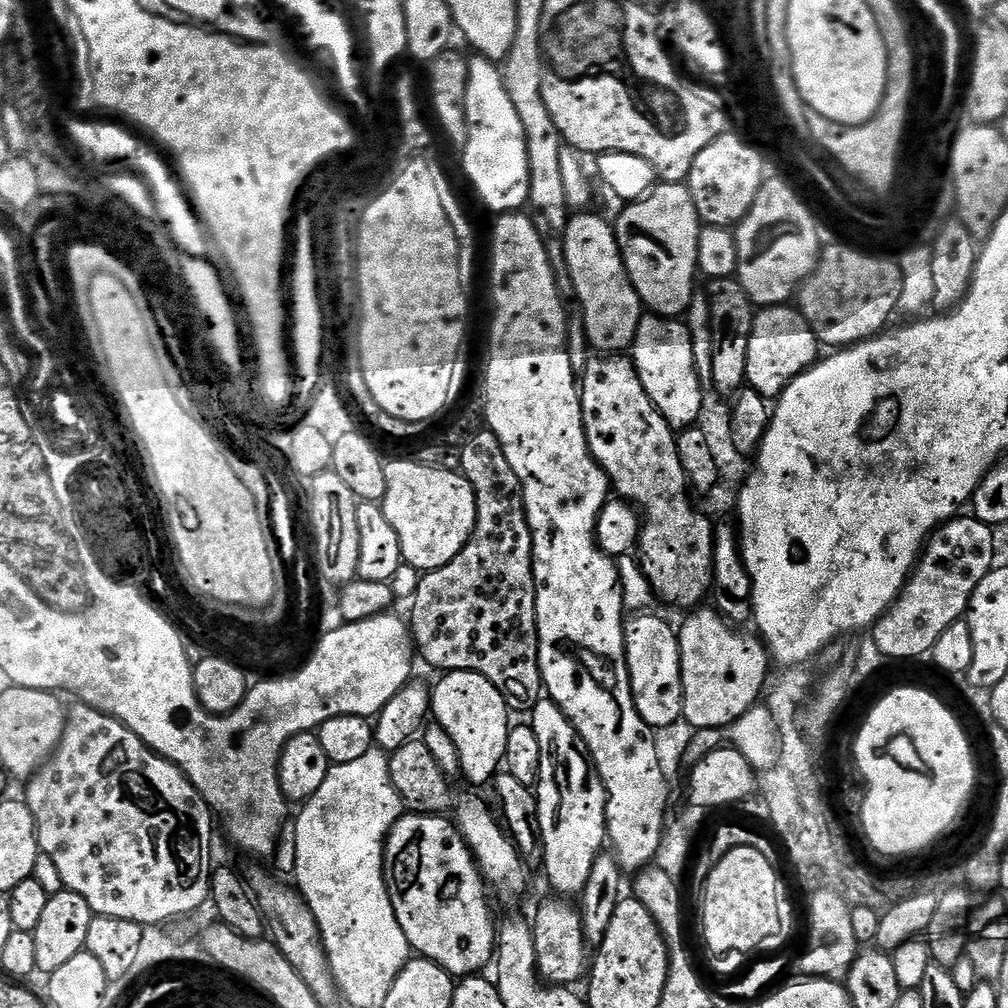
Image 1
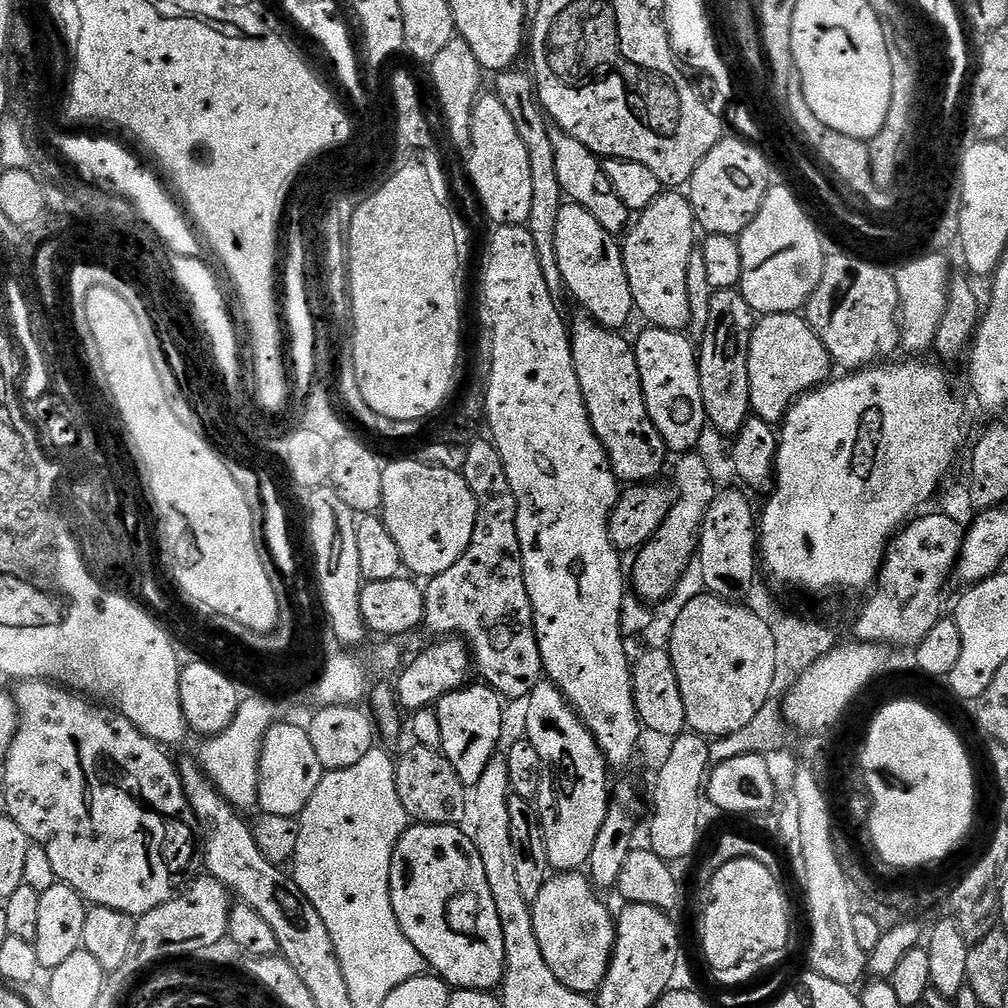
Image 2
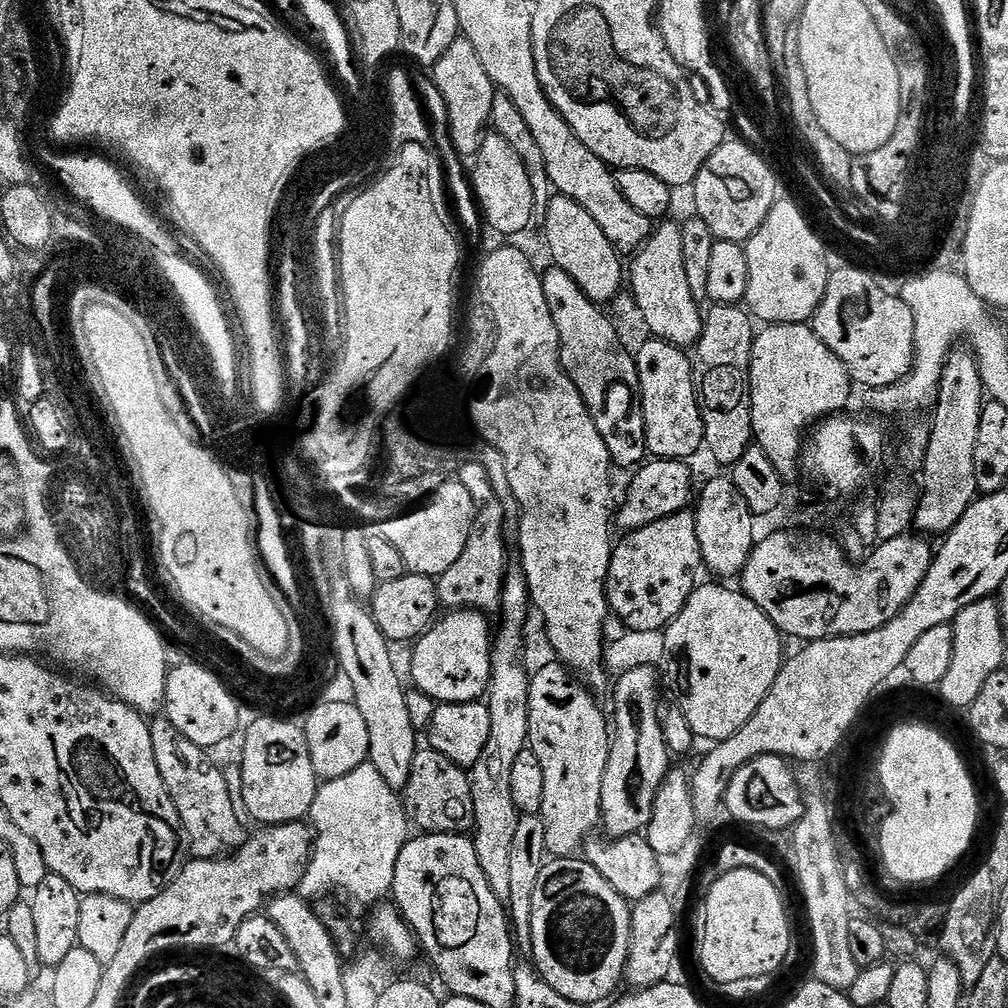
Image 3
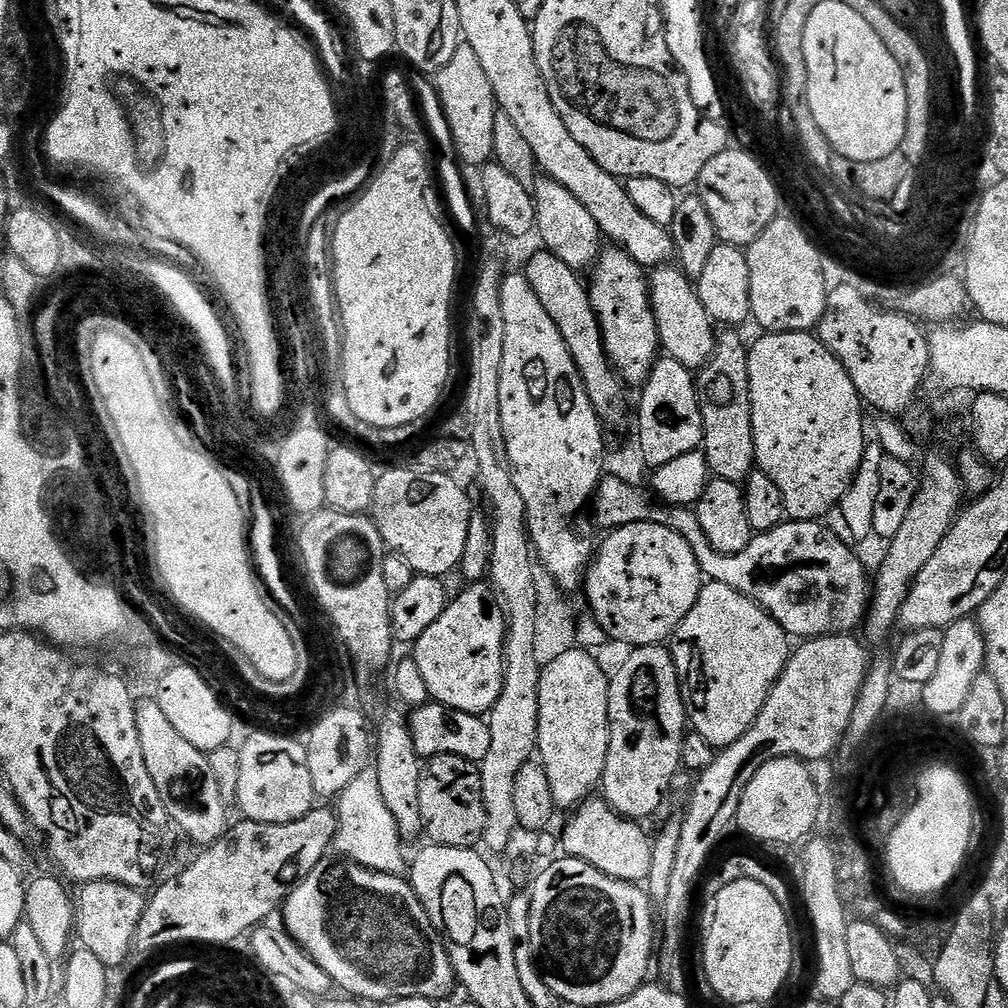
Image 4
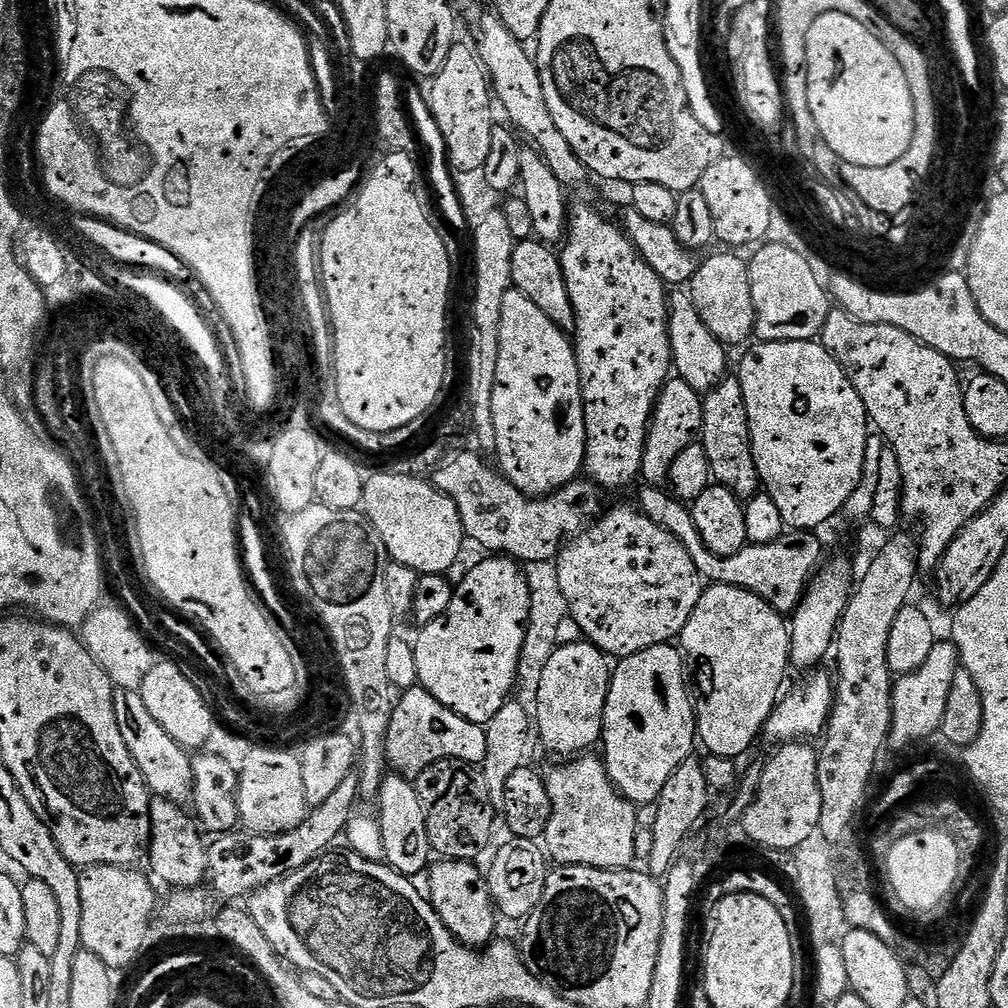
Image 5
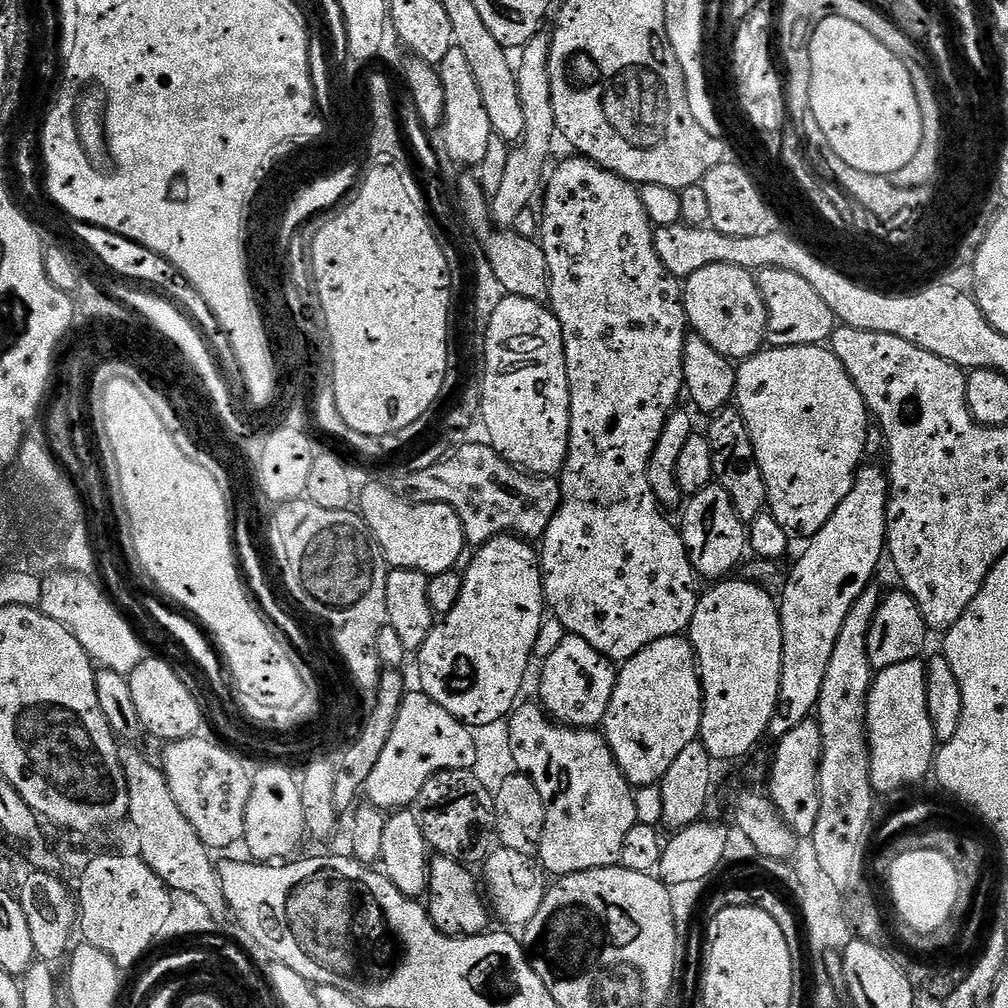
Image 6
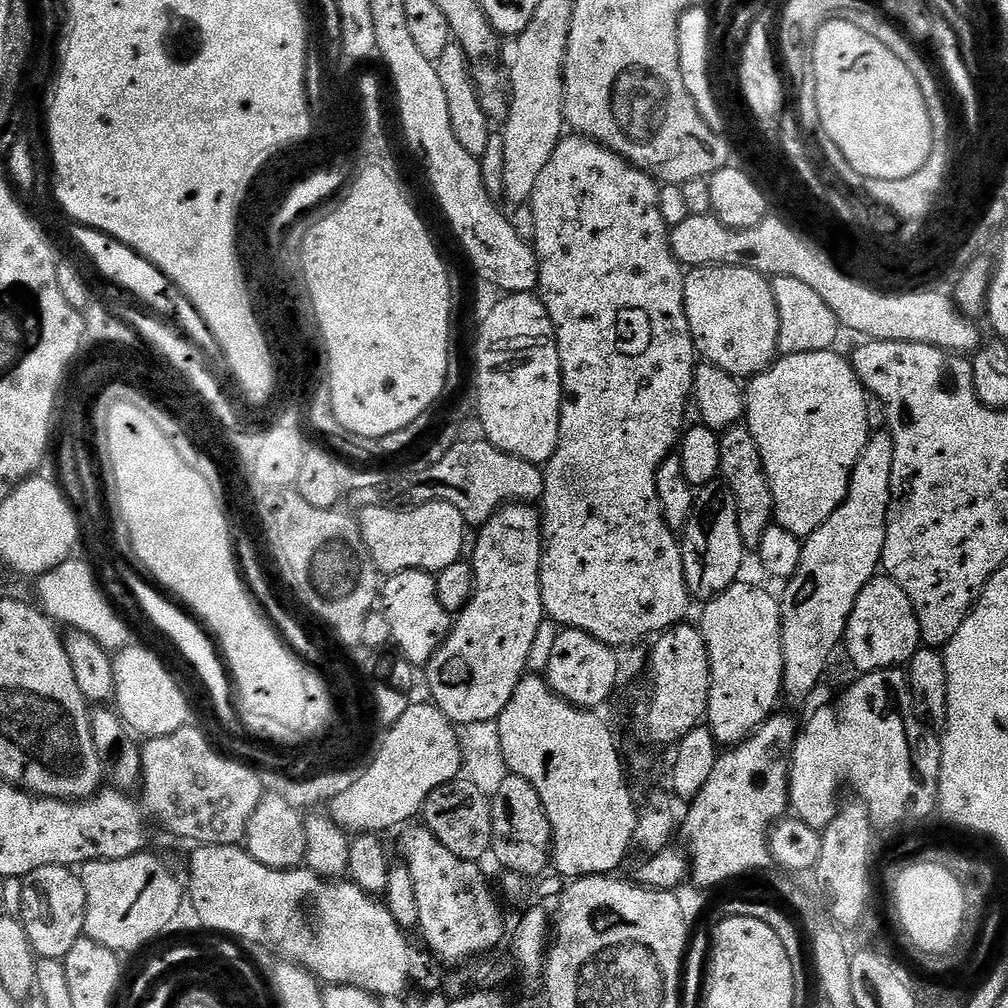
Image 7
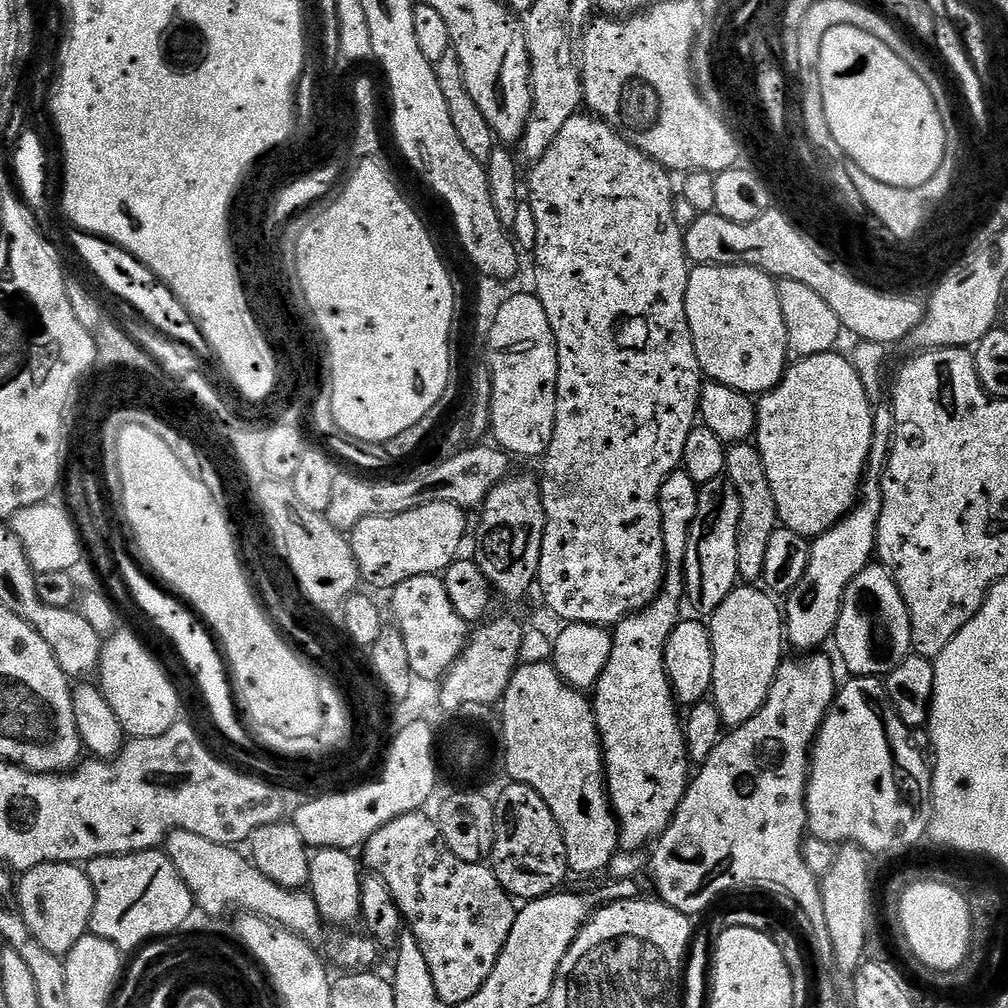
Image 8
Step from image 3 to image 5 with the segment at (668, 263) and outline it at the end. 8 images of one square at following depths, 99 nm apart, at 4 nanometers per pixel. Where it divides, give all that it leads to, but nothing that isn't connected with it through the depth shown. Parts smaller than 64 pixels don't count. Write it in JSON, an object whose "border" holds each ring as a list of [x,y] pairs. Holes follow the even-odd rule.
{"border":[[[676,290],[671,293],[668,302],[668,333],[672,346],[672,366],[675,375],[686,382],[695,392],[706,394],[711,388],[717,388],[729,375],[728,352],[729,349],[714,334],[710,334],[710,326],[702,322],[702,314],[698,314],[698,306],[694,306],[692,293],[688,290]]]}

